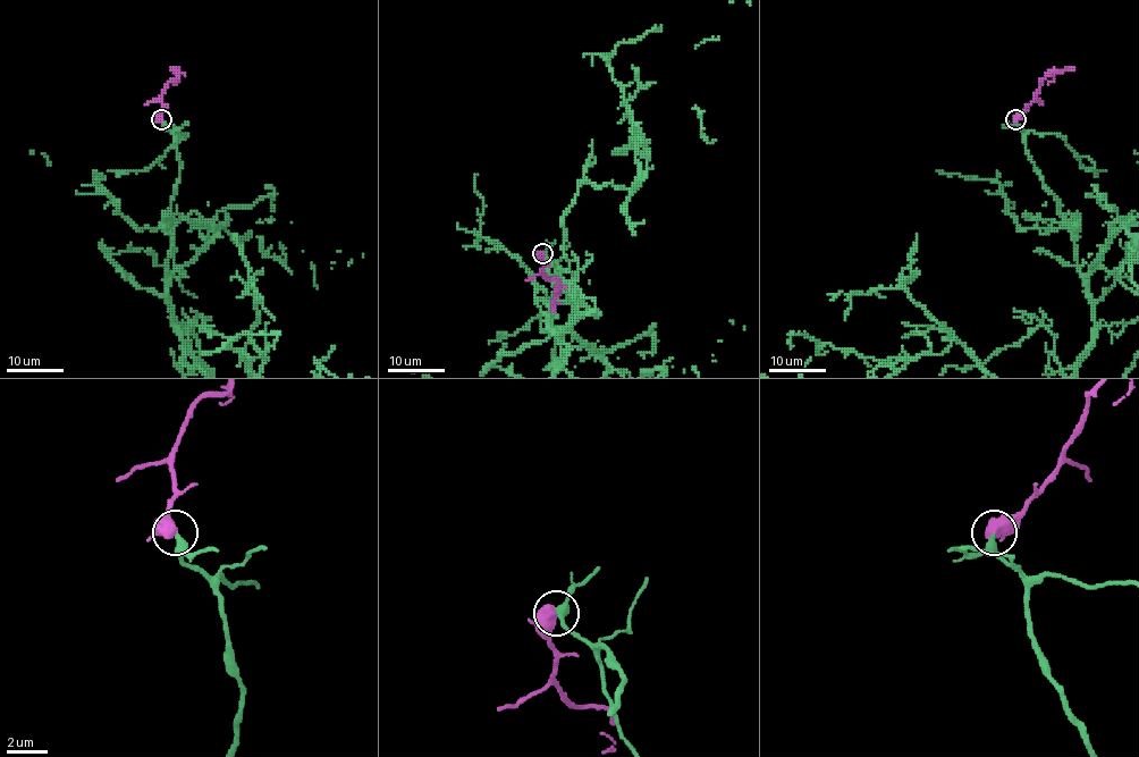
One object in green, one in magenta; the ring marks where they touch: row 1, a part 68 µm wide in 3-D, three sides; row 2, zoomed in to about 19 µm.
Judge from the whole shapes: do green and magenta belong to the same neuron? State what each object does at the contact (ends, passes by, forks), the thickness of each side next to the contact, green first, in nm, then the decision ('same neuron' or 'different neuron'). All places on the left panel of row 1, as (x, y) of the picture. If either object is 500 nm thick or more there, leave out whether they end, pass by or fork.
260/550 nm | same neuron

